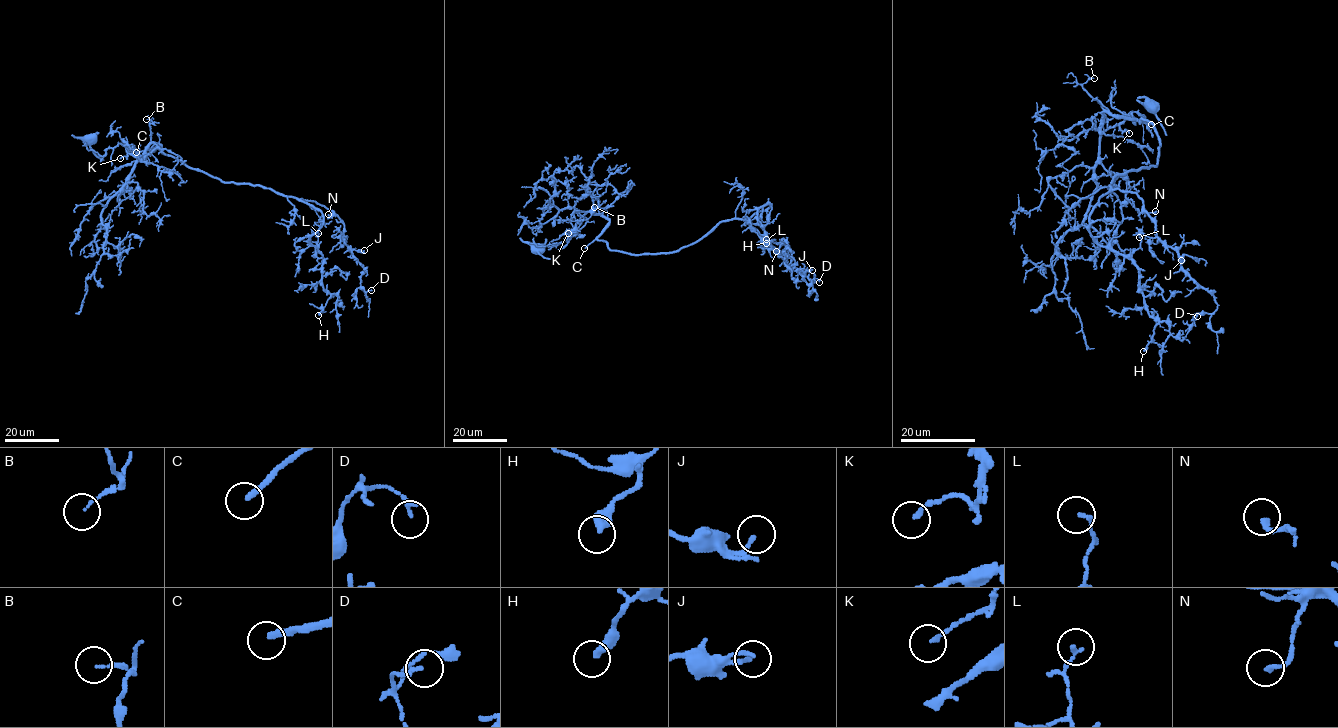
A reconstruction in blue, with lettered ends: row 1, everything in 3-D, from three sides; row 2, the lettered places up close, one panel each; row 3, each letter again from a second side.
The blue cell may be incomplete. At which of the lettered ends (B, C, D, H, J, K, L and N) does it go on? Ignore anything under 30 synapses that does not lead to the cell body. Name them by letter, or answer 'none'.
C

